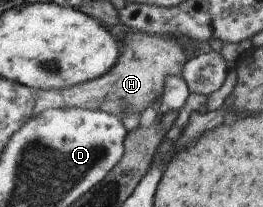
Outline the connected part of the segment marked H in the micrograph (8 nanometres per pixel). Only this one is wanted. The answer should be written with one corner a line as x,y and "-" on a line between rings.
128,32
120,40
120,54
116,58
116,64
112,64
110,72
90,82
82,82
82,84
68,86
62,90
38,90
34,96
32,116
52,106
92,108
92,110
102,110
114,116
122,116
124,112
134,112
134,114
142,112
160,98
164,78
178,76
186,60
188,58
184,54
184,48
174,36
152,36
144,32

